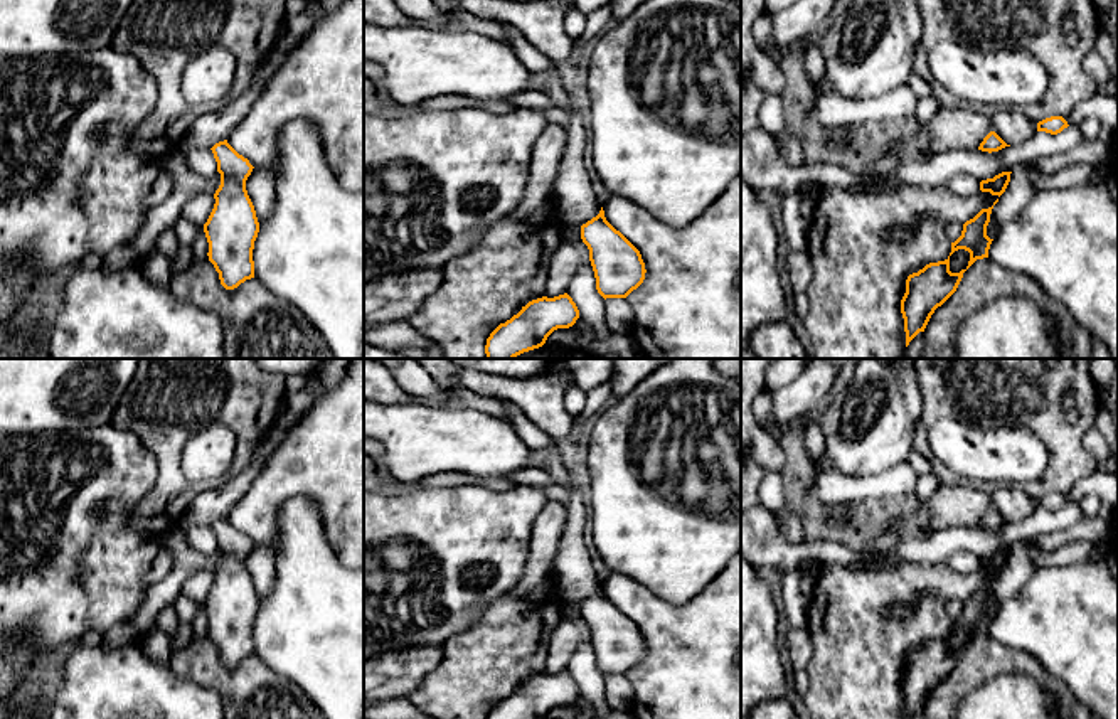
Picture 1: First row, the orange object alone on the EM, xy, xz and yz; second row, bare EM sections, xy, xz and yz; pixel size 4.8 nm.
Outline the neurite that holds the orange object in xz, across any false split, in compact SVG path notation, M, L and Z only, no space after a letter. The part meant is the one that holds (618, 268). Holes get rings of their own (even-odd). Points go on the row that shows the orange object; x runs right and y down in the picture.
M599 214L581 226L581 239L589 249L589 261L598 293L606 298L626 298L645 280L640 251Z

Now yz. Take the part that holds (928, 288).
M948 256L945 261L929 263L908 276L901 300L906 347L919 332L924 332L934 310L956 291L965 271L951 273Z

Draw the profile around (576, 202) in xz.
M574 104L566 108L569 123L566 128L564 155L554 180L556 205L564 221L583 226L601 210L593 192L591 177L586 168L586 130L579 109Z

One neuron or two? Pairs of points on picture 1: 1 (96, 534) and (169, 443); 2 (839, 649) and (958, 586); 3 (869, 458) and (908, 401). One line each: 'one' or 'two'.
1: two
2: one
3: one

